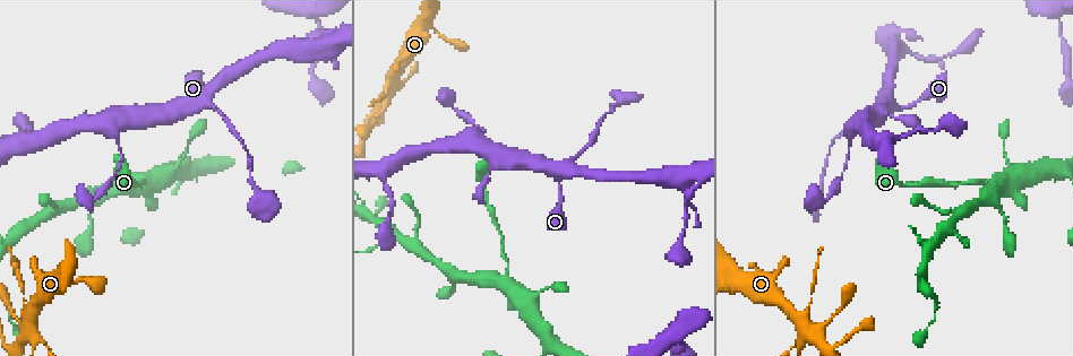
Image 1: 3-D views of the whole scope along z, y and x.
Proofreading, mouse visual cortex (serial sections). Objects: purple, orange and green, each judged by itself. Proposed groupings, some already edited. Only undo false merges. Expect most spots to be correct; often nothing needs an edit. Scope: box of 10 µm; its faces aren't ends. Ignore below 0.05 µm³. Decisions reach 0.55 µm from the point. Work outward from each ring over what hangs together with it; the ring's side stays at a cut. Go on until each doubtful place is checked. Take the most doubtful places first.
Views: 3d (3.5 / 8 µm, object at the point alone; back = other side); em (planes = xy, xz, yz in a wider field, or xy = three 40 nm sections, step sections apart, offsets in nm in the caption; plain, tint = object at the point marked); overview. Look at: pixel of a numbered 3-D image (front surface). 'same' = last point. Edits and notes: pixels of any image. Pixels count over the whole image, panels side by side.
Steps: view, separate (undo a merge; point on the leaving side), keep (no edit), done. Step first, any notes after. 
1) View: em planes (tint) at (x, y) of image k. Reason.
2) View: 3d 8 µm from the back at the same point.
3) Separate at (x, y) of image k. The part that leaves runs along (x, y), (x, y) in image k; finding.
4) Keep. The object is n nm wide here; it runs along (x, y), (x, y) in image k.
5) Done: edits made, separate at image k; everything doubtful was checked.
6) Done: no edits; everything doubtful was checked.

View: 3d 3.5 µm at (808, 337) of image 1. Sharp bend.

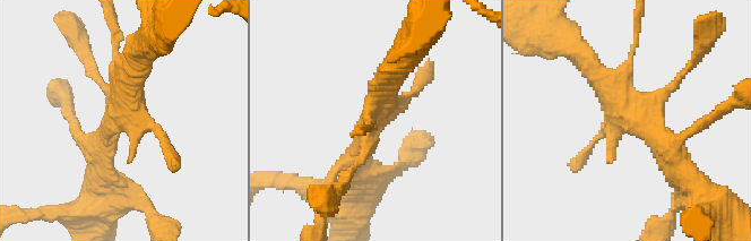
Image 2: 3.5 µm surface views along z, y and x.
View: em xy step 5 (tint) at (115, 116) of image 2.

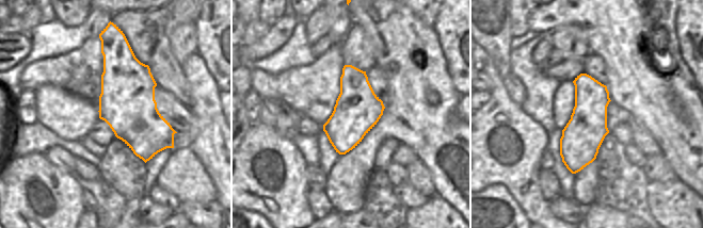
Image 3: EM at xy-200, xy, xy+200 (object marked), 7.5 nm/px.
View: em xy step 2 (tint) at the same point. Another direction.

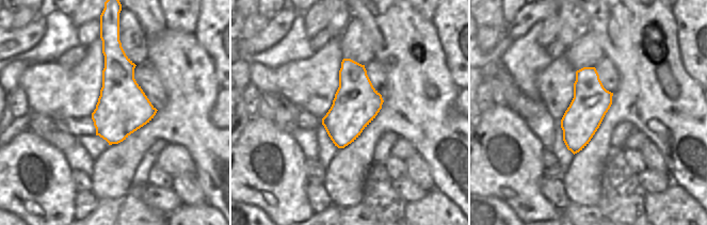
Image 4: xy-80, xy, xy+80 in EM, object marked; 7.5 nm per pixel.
Keep. It runs along (585, 59), (666, 146), (683, 135) in image 2; all the same cell.

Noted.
View: 3d 3.5 µm at (554, 171) of image 1. Four or more arms meet.

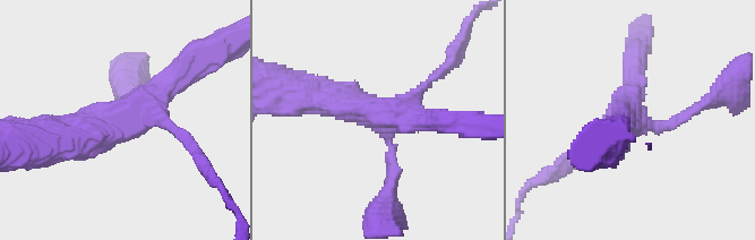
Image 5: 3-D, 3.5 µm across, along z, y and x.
View: em planes (tint) at (634, 123) of image 5. 4 arms meet here; the arms are 150, 150, 300, 500 nm wide; shape alone is not enough.

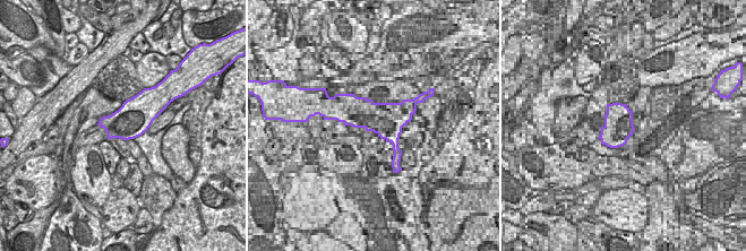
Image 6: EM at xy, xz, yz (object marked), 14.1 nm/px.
View: em xy step 3 (tint) at the same point. Another direction.

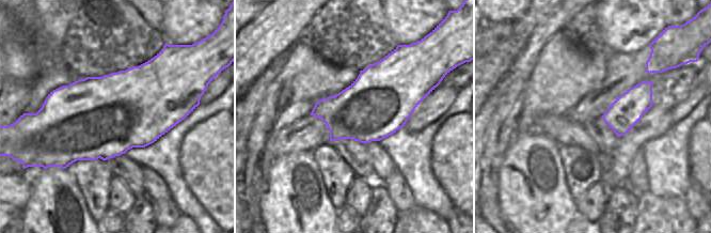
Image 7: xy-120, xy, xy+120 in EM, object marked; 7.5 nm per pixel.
Keep. It runs along (392, 188), (380, 118), (315, 95) in image 5; continuous, no second cell.

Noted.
View: 3d 3.5 µm at (582, 153) of image 1. A narrow waist.

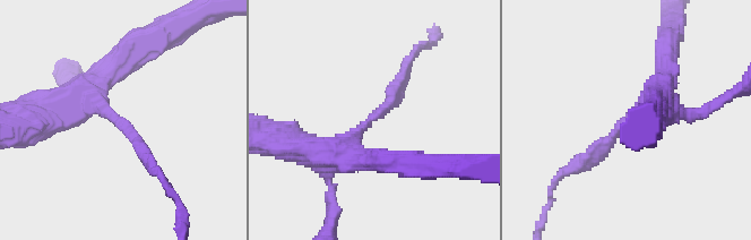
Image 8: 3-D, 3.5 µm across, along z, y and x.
View: em xy step 3 (tint) at (370, 121) of image 8.

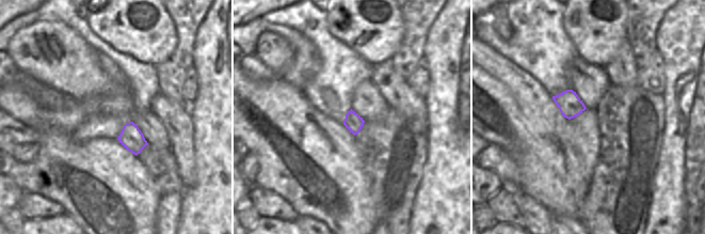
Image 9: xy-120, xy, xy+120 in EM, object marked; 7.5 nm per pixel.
Keep. All the same cell.

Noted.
Done: no edits; everything doubtful was checked.

